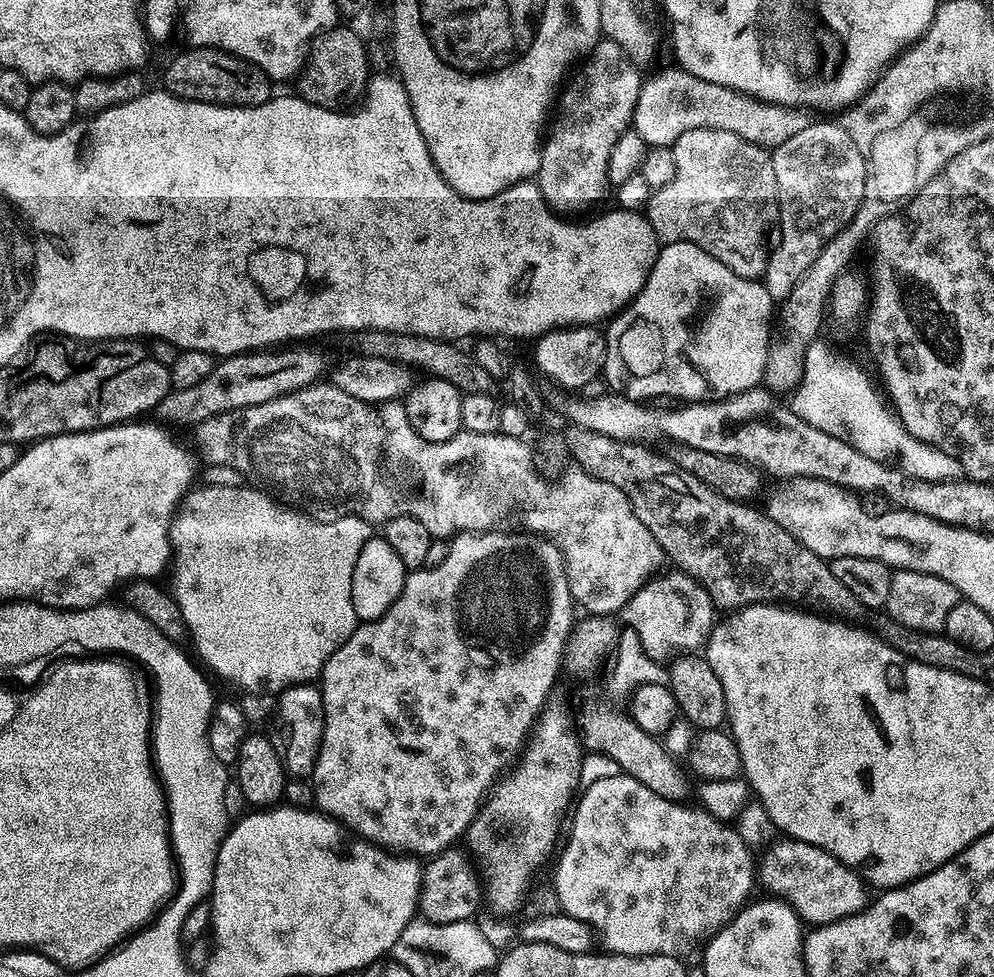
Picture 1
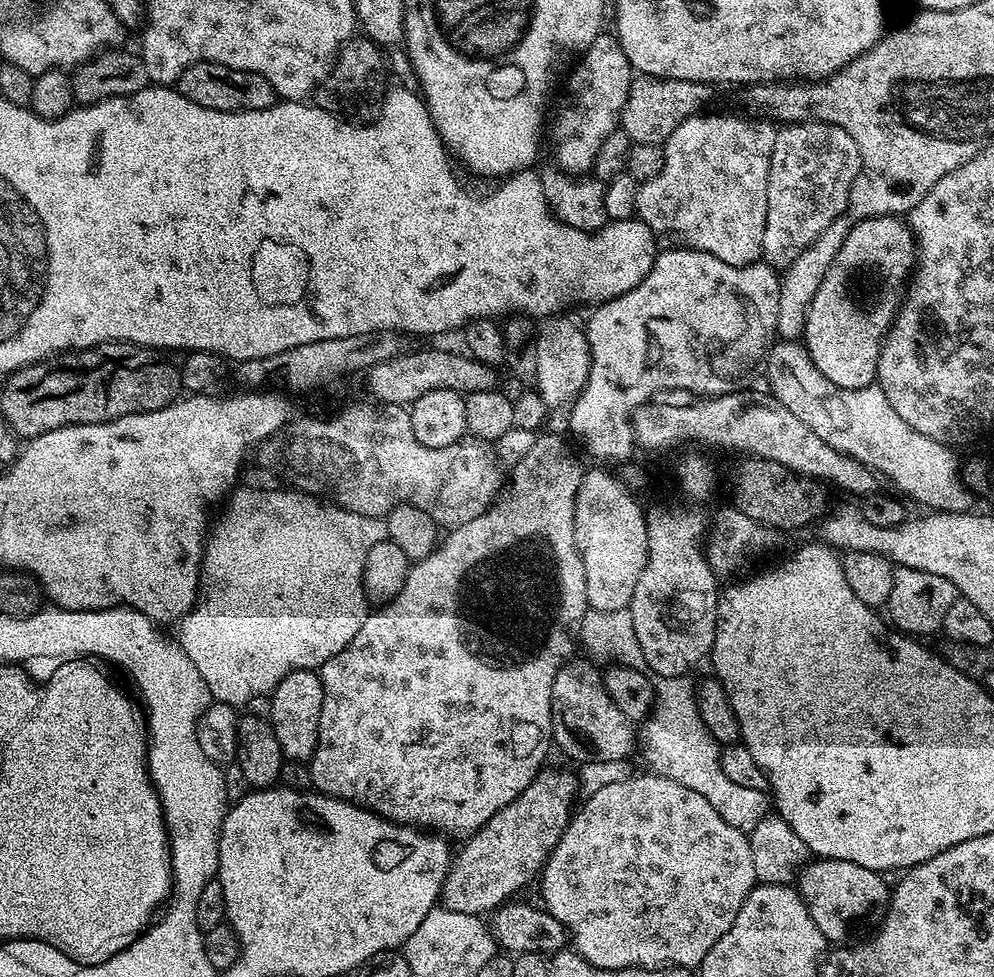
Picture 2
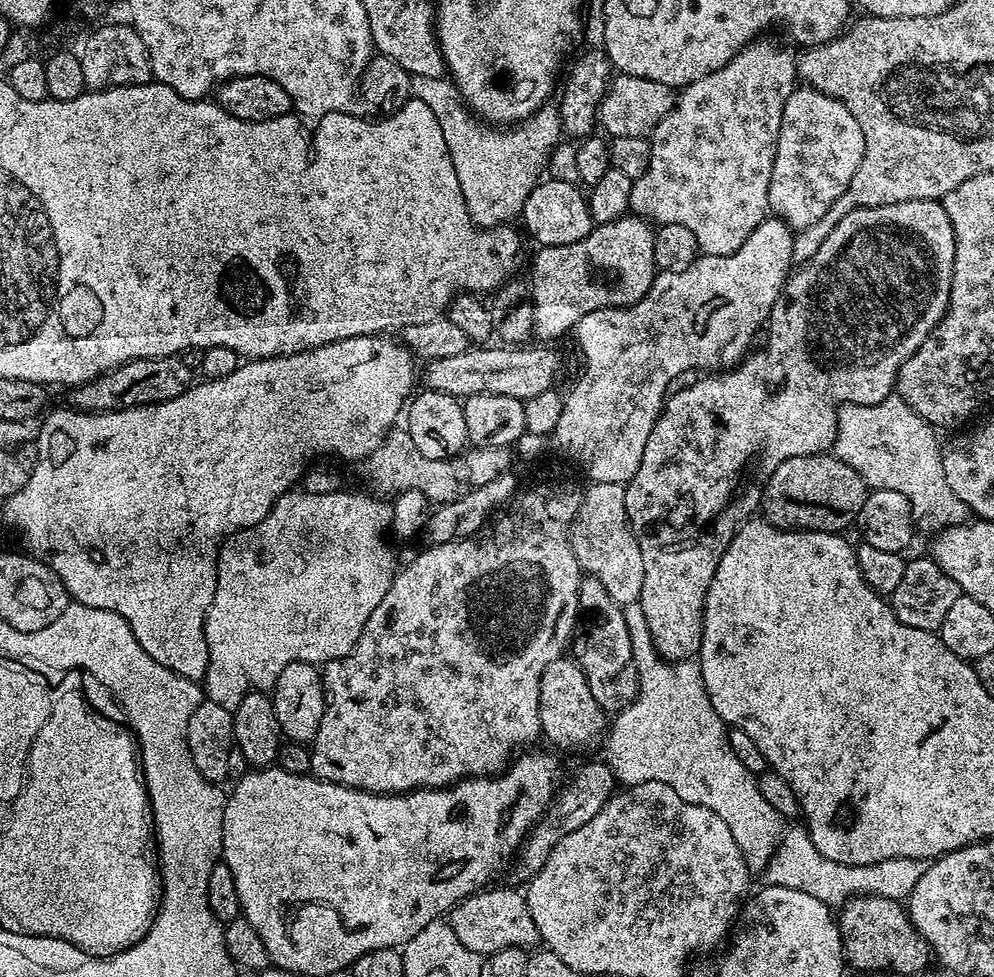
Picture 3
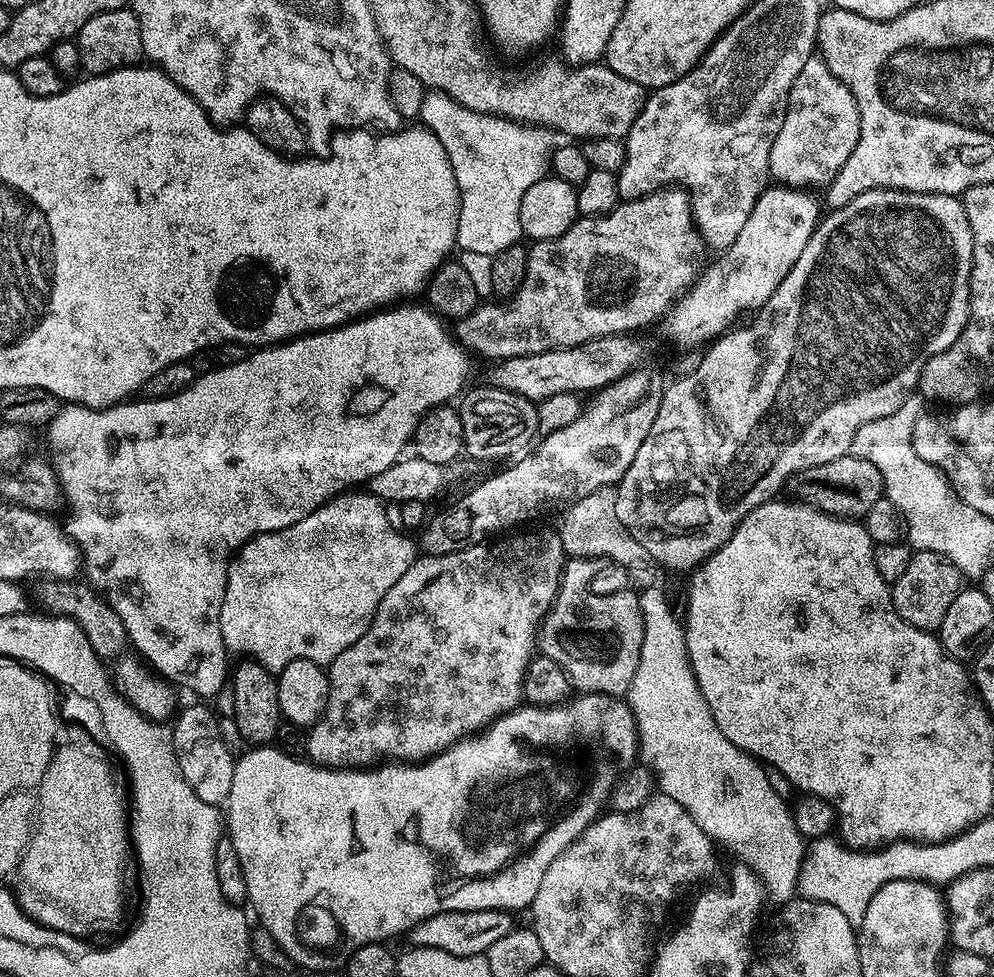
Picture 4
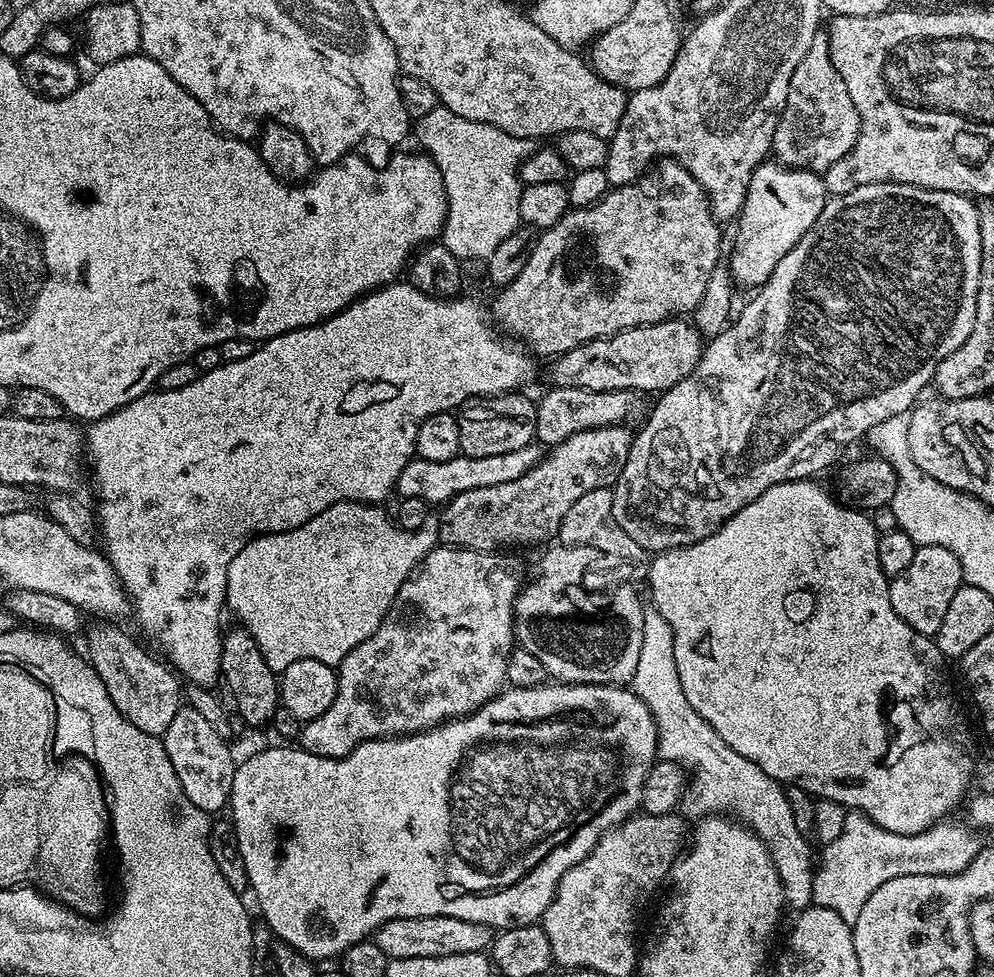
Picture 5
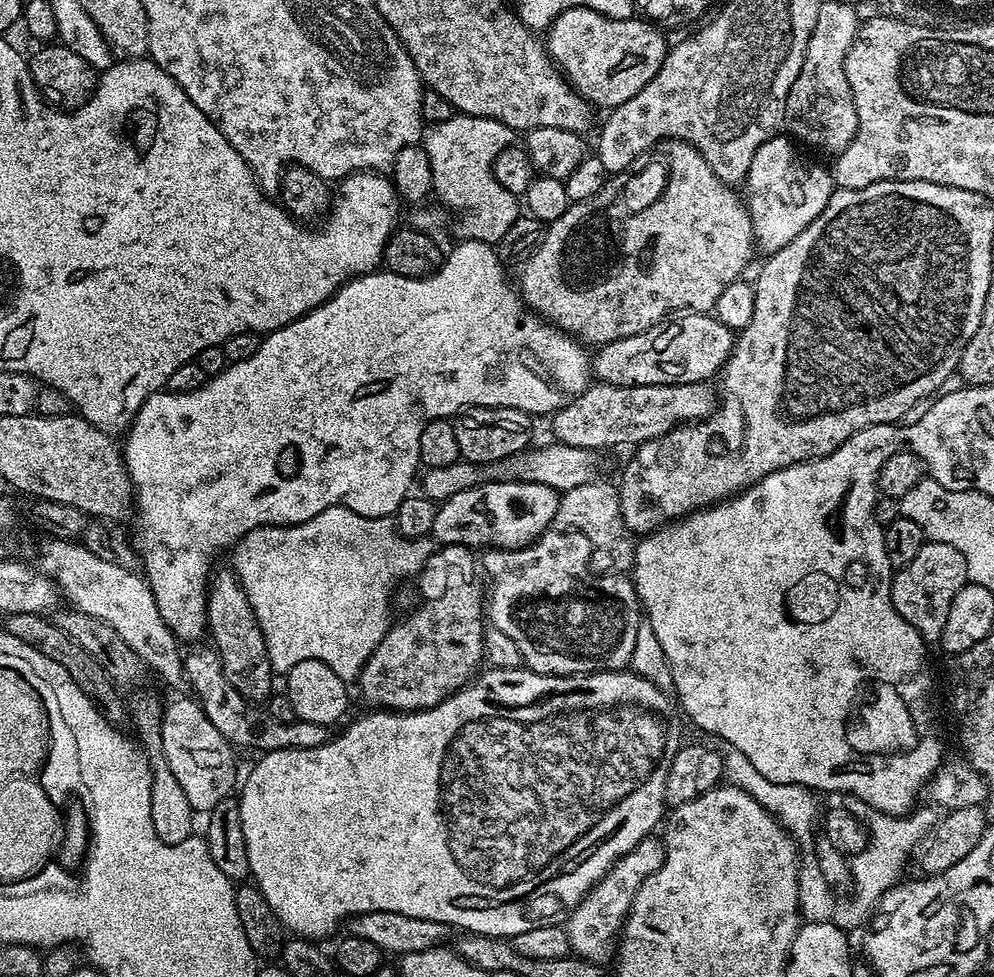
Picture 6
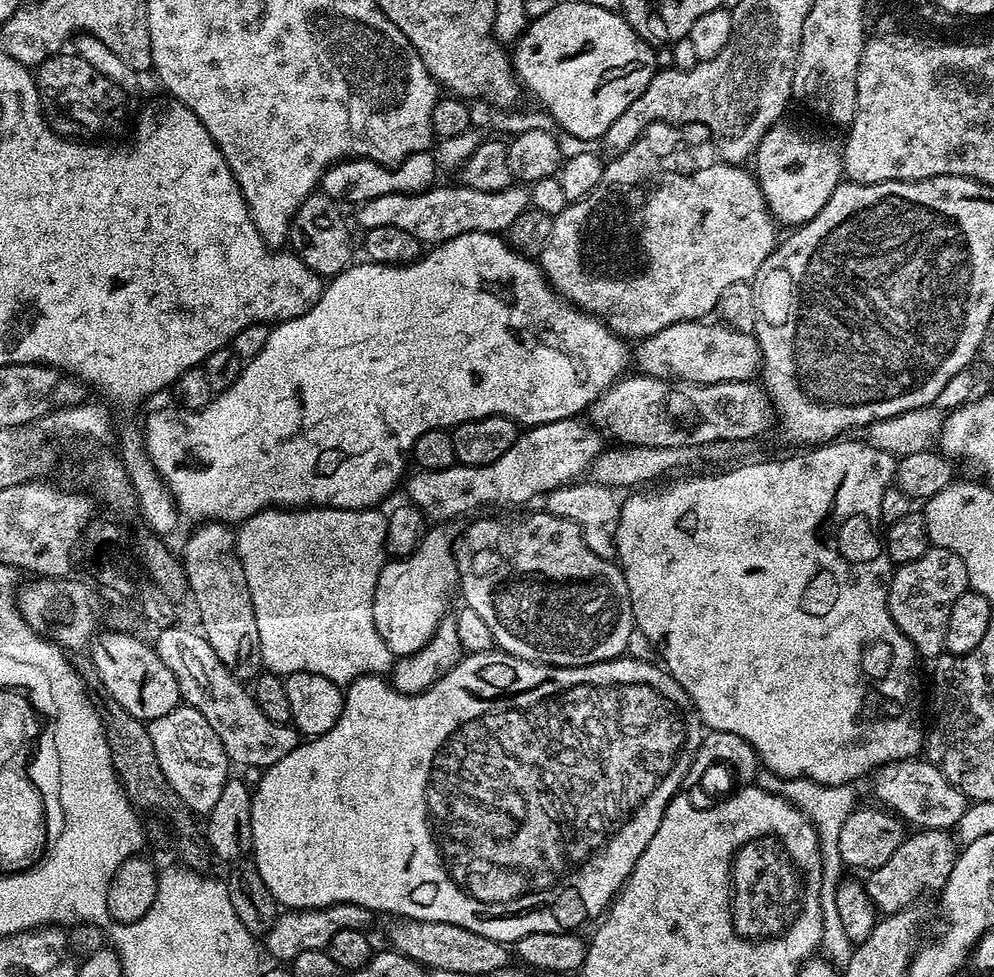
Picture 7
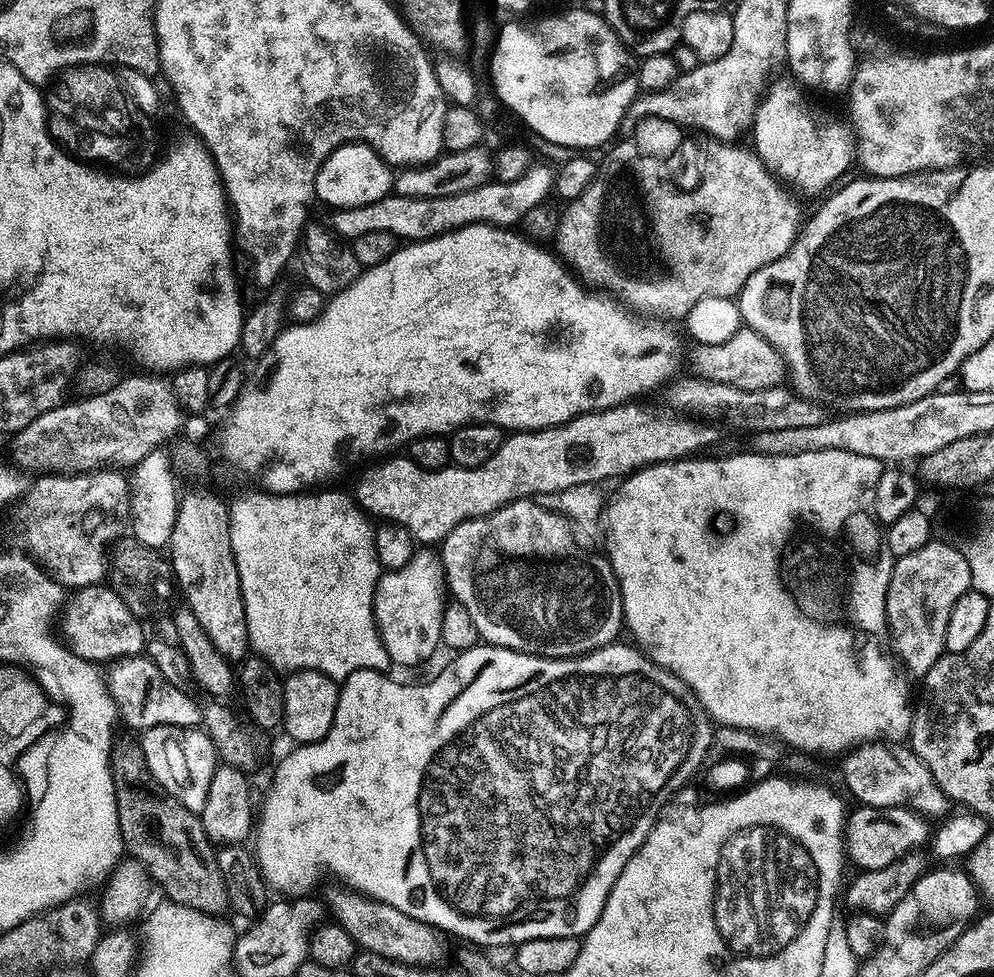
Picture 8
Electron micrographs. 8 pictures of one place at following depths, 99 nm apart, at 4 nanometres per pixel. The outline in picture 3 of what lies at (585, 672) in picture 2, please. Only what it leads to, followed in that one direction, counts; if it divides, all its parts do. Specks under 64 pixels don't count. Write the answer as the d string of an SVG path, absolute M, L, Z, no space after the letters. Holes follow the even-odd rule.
M567 655L560 656L542 670L542 682L538 686L540 731L545 741L548 739L562 748L592 748L605 739L610 720L604 708L594 702L579 659L568 659Z

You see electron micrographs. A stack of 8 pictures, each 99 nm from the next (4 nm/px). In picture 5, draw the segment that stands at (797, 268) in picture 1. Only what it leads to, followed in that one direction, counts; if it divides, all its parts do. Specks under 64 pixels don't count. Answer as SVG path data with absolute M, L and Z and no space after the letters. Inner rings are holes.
M821 30L814 34L806 58L798 62L798 70L794 70L794 78L790 78L786 106L774 130L771 155L785 168L823 174L851 150L859 133L860 119L854 98L850 98L850 90L846 90L842 74L838 74L834 62L830 62L828 34Z

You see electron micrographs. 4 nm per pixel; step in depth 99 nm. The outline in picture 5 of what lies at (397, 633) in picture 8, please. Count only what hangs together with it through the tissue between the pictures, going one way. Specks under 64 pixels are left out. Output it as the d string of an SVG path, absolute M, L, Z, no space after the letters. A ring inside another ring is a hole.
M611 424L605 428L582 430L566 438L566 442L555 445L540 463L520 478L502 485L485 486L458 494L443 505L444 513L438 516L439 543L454 548L473 548L479 552L496 552L504 550L507 544L540 544L551 536L553 539L559 533L560 520L566 510L570 510L570 506L574 506L574 502L578 502L582 494L590 494L590 490L612 488L615 485L622 474L622 466L626 466L626 458L632 445L633 433L627 432L626 429L624 424Z

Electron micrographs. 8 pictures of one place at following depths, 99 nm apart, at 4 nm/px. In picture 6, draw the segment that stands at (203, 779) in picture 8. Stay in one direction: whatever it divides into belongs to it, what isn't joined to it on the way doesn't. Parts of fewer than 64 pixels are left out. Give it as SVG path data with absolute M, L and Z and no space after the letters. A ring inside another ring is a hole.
M176 699L178 700L172 705L168 704L163 709L162 750L165 751L170 770L174 772L183 793L189 798L192 809L197 813L207 814L214 806L218 806L218 802L229 799L237 787L235 756L237 753L233 745L229 744L226 738L222 738L222 734L218 734L214 722L206 718L206 714L195 699Z

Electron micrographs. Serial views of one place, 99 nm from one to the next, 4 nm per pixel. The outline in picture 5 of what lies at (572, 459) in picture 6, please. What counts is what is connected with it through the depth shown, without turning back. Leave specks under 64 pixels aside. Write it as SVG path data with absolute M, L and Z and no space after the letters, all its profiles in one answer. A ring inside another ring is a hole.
M536 442L527 444L519 450L505 454L494 454L490 458L470 458L463 454L444 462L414 458L403 468L396 483L395 493L401 498L420 498L430 506L440 506L467 490L481 489L485 486L498 486L512 482L526 474L543 459L543 447ZM502 464L502 473L494 476L494 465ZM482 476L482 477L481 477Z

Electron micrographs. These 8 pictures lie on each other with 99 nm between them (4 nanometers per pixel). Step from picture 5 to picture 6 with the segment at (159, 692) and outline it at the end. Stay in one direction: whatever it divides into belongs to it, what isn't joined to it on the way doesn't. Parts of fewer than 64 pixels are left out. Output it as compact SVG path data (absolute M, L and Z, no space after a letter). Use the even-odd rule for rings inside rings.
M142 696L132 705L130 716L136 728L136 738L144 753L147 754L148 765L152 771L150 814L154 823L155 833L167 845L177 845L193 835L192 822L196 818L194 809L190 806L189 798L182 791L182 786L174 777L162 750L161 722L163 720L163 705L152 696Z

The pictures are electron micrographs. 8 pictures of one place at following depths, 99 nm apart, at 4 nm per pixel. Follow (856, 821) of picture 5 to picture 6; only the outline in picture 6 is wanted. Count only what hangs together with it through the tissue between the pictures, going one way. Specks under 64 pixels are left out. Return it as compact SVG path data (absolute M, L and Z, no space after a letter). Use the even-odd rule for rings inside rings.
M855 798L845 799L842 807L850 810L854 818L861 820L868 831L868 845L850 860L852 869L850 892L856 896L850 897L848 905L841 912L839 909L834 916L834 923L845 932L852 934L855 933L855 928L863 929L867 925L876 903L903 877L900 875L908 864L908 855L912 851L915 853L925 843L930 832L930 823L928 824L927 810L920 807L902 816L891 816L880 812L874 806Z

